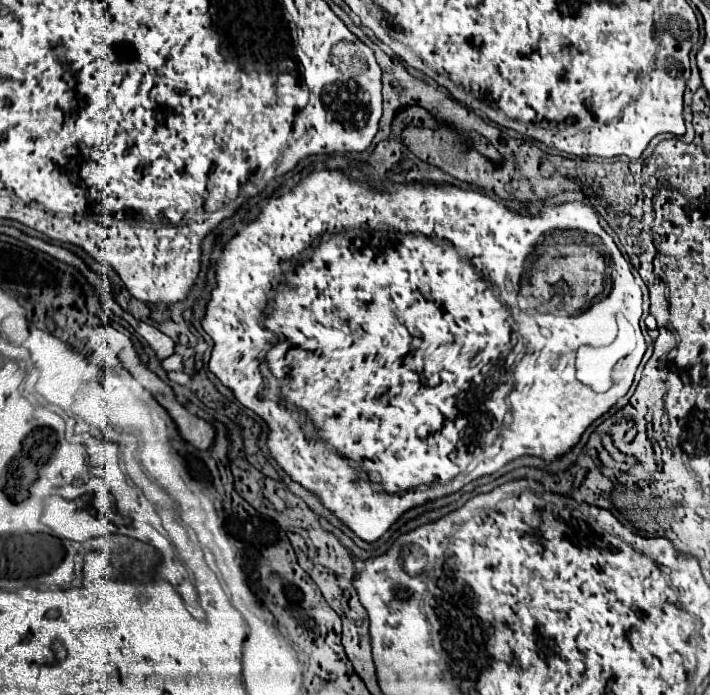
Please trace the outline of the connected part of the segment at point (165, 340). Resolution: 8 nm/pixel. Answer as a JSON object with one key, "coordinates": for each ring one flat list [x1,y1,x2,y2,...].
{"coordinates":[[156,327,150,329,150,333,154,333,154,353,156,353,156,357,160,361,166,359,166,357,170,357,174,353,174,341,168,335,160,333]]}

